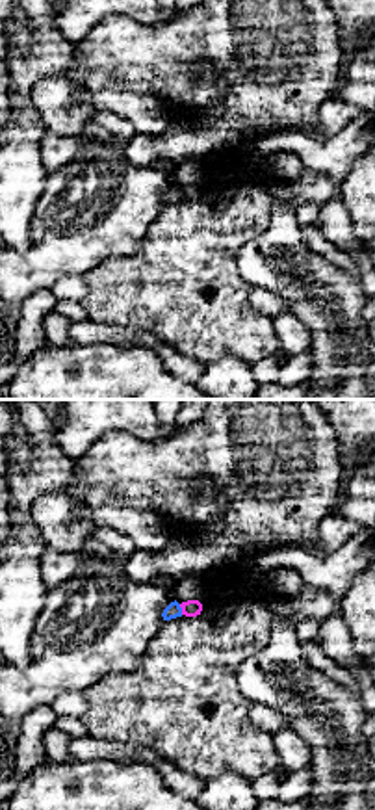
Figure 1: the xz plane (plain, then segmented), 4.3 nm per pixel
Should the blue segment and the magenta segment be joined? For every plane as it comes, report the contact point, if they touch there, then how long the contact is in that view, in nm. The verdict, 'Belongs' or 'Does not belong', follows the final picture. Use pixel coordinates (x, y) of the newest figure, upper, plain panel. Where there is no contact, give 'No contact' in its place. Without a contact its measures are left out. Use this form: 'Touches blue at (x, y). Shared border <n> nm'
Touches blue at (181, 194). Shared border 50 nm

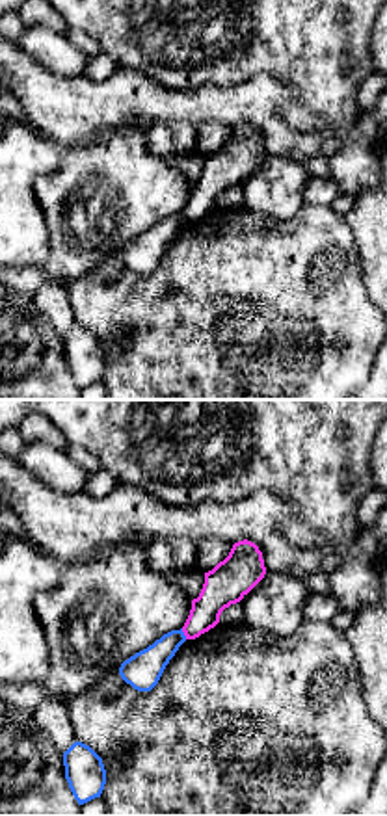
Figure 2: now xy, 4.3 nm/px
Touches blue at (183, 218). Shared border 50 nm

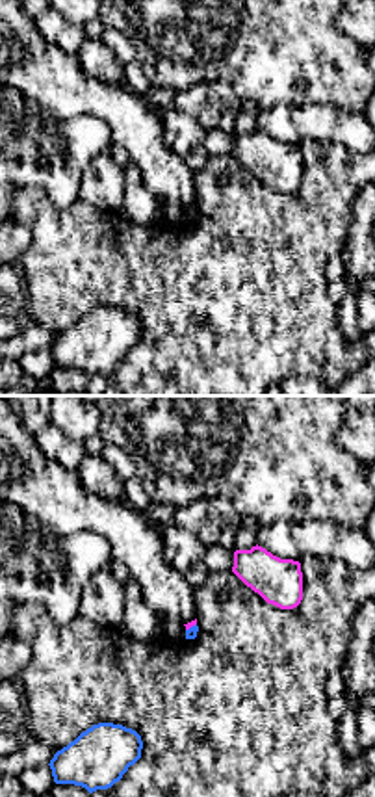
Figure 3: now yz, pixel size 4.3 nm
Touches blue at (192, 210). Shared border 60 nm

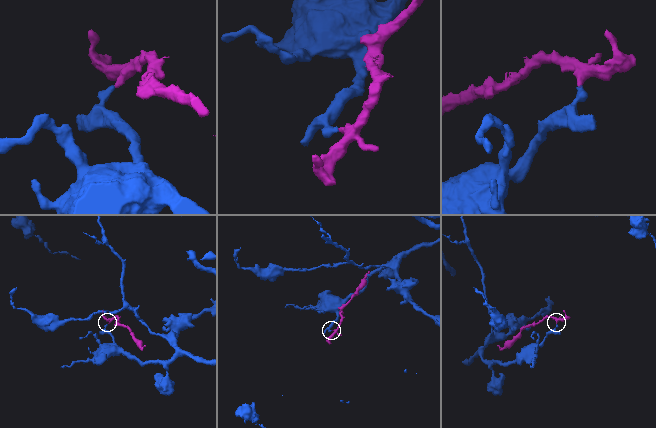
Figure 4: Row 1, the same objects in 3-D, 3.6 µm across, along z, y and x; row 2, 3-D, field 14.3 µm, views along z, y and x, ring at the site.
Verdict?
Does not belong

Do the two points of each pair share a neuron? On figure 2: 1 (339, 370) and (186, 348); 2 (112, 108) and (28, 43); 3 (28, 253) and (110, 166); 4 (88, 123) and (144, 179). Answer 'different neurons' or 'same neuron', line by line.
1: same neuron
2: different neurons
3: different neurons
4: different neurons

